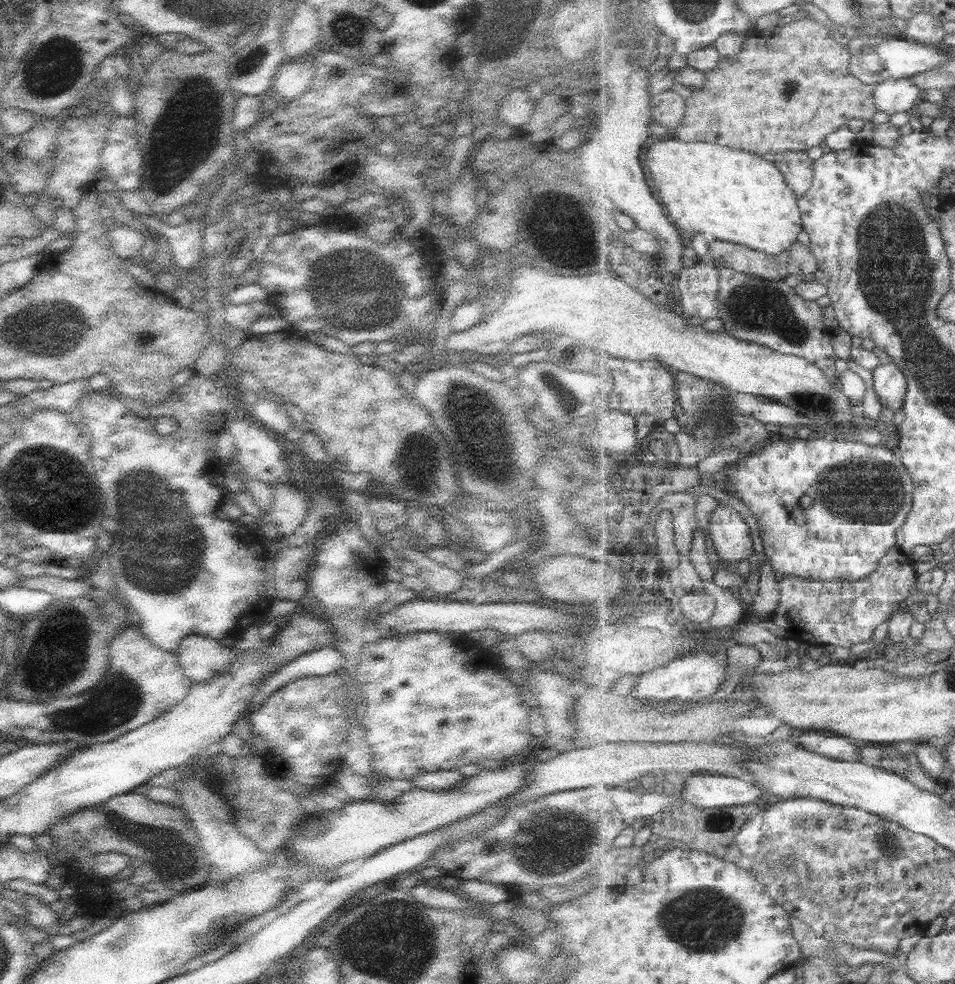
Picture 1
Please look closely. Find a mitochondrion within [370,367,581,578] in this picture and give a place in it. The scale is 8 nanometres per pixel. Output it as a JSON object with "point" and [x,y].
{"point":[471,426]}

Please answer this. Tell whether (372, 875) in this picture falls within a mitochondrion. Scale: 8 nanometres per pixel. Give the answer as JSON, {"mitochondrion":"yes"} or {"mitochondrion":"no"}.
{"mitochondrion":"no"}

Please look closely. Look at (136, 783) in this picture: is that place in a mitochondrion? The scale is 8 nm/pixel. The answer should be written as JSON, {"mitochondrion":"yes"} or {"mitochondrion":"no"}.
{"mitochondrion":"no"}

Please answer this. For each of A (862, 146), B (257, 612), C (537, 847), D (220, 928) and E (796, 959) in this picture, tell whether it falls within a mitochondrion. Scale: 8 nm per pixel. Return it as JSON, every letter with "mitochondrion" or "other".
{"A":"other","B":"other","C":"mitochondrion","D":"mitochondrion","E":"other"}

